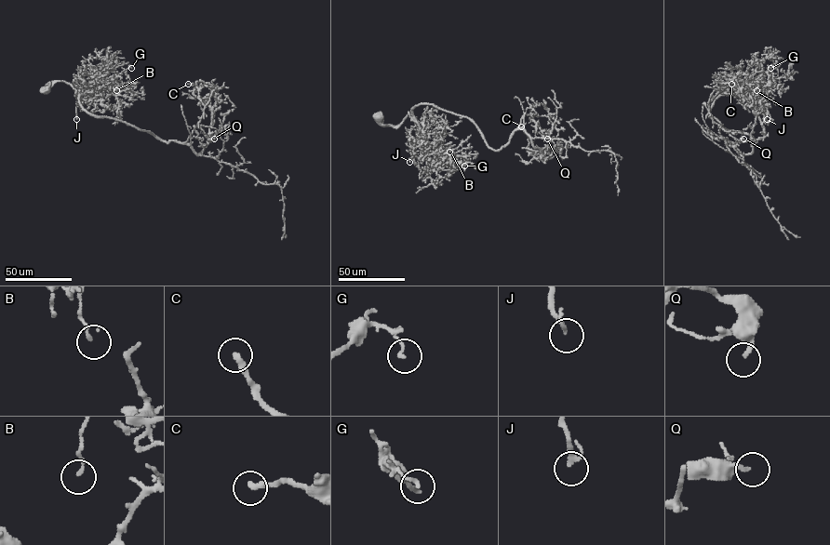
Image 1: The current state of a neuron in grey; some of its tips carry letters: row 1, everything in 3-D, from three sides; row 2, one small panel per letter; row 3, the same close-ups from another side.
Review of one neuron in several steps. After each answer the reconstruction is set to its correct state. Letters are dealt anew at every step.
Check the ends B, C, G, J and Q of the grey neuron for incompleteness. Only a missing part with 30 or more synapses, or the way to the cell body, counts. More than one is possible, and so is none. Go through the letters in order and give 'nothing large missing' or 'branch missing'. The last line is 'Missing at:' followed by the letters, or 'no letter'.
B: nothing large missing
C: nothing large missing
G: nothing large missing
J: nothing large missing
Q: nothing large missing
Missing at: no letter

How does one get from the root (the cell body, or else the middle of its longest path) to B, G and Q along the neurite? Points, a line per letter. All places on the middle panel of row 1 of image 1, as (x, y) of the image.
B: (378, 118), (383, 125), (397, 126), (409, 112), (422, 139), (441, 154), (450, 156), (449, 152)
G: (378, 118), (383, 125), (397, 126), (409, 112), (419, 126), (421, 152), (431, 166), (443, 170), (464, 166)
Q: (378, 118), (397, 126), (434, 104), (467, 117), (499, 150), (529, 114), (547, 139)

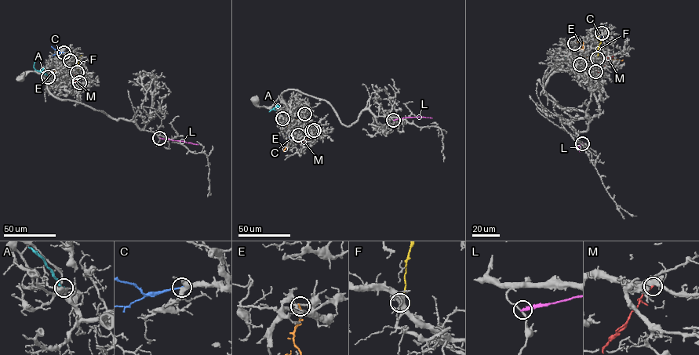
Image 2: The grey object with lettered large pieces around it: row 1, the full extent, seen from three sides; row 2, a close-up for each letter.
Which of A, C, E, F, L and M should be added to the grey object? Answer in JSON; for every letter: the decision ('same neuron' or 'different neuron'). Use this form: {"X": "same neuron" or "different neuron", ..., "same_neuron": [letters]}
{"A": "different neuron", "C": "different neuron", "E": "different neuron", "F": "different neuron", "L": "different neuron", "M": "different neuron", "same_neuron": []}

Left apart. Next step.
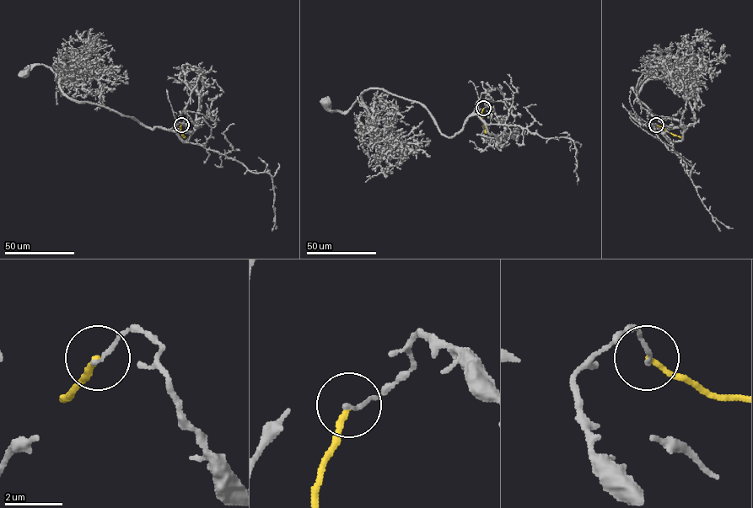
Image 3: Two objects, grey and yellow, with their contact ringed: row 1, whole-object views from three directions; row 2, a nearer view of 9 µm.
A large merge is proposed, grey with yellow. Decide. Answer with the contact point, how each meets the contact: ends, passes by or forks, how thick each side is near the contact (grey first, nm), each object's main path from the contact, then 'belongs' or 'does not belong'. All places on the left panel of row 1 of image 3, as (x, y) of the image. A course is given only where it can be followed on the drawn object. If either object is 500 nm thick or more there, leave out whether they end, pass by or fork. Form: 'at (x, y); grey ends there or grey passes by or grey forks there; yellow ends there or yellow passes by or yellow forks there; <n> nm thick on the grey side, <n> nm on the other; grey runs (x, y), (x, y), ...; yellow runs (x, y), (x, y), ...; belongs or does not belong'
at (181, 125); grey ends there; yellow ends there; 140 nm thick on the grey side, 170 nm on the other; grey runs (181, 125), (189, 131), (189, 143), (171, 131), (72, 100), (58, 84), (62, 78), (44, 64), (24, 73); yellow runs (181, 125), (180, 131), (184, 137); does not belong

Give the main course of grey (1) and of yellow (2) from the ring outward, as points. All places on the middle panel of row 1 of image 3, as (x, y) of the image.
1: (483, 108), (491, 123), (470, 115), (447, 136), (419, 103), (382, 89), (346, 111), (325, 104)
2: (483, 108), (482, 119), (486, 133)

